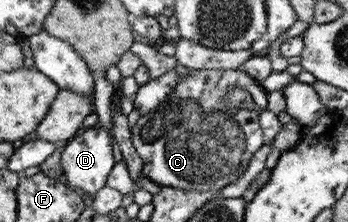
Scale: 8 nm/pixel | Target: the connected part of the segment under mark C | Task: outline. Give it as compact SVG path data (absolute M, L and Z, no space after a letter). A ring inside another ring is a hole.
M201 70L193 71L185 77L178 77L177 86L160 104L149 118L149 124L139 122L139 138L133 126L131 141L137 148L137 154L143 161L142 173L149 180L158 183L161 187L173 186L185 190L220 190L228 184L237 182L253 158L253 154L265 144L263 130L259 125L259 113L267 110L268 91L259 81L251 78L245 71L240 70ZM240 86L248 90L256 101L256 108L251 112L239 110L228 105L224 98L230 88Z

